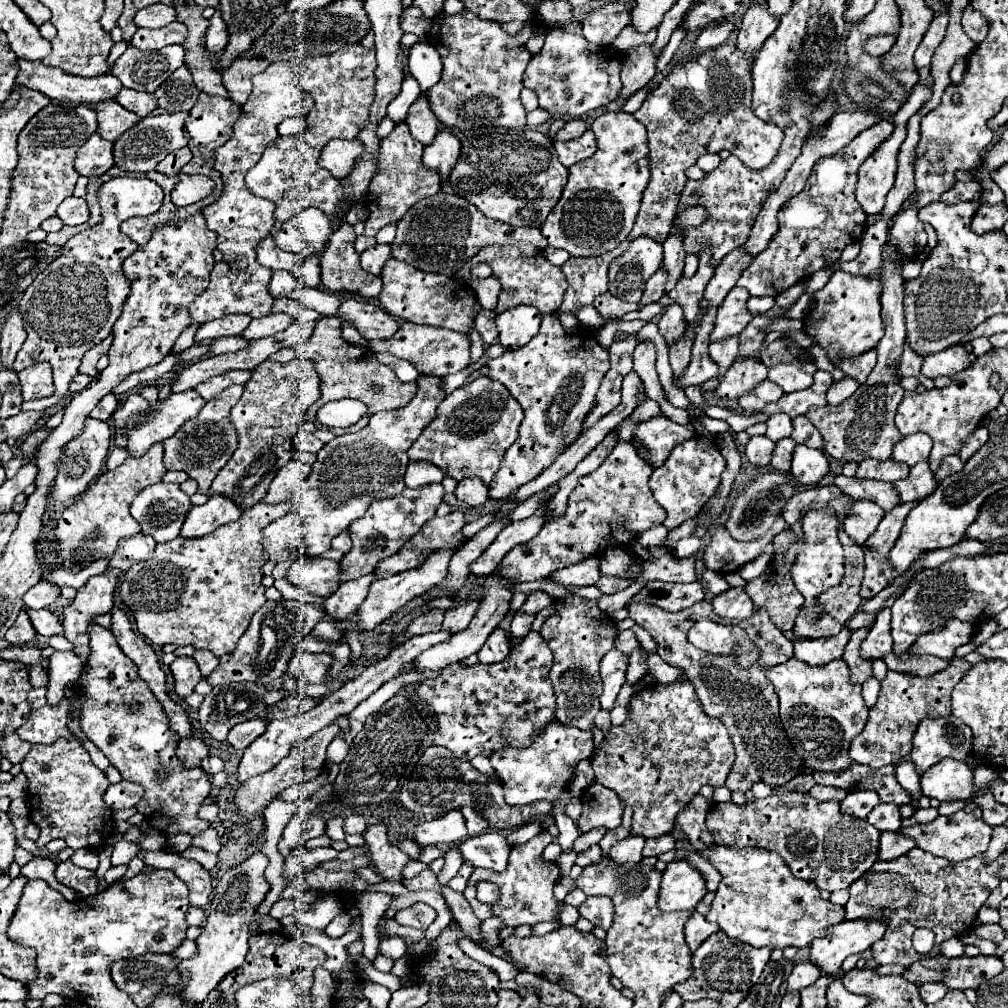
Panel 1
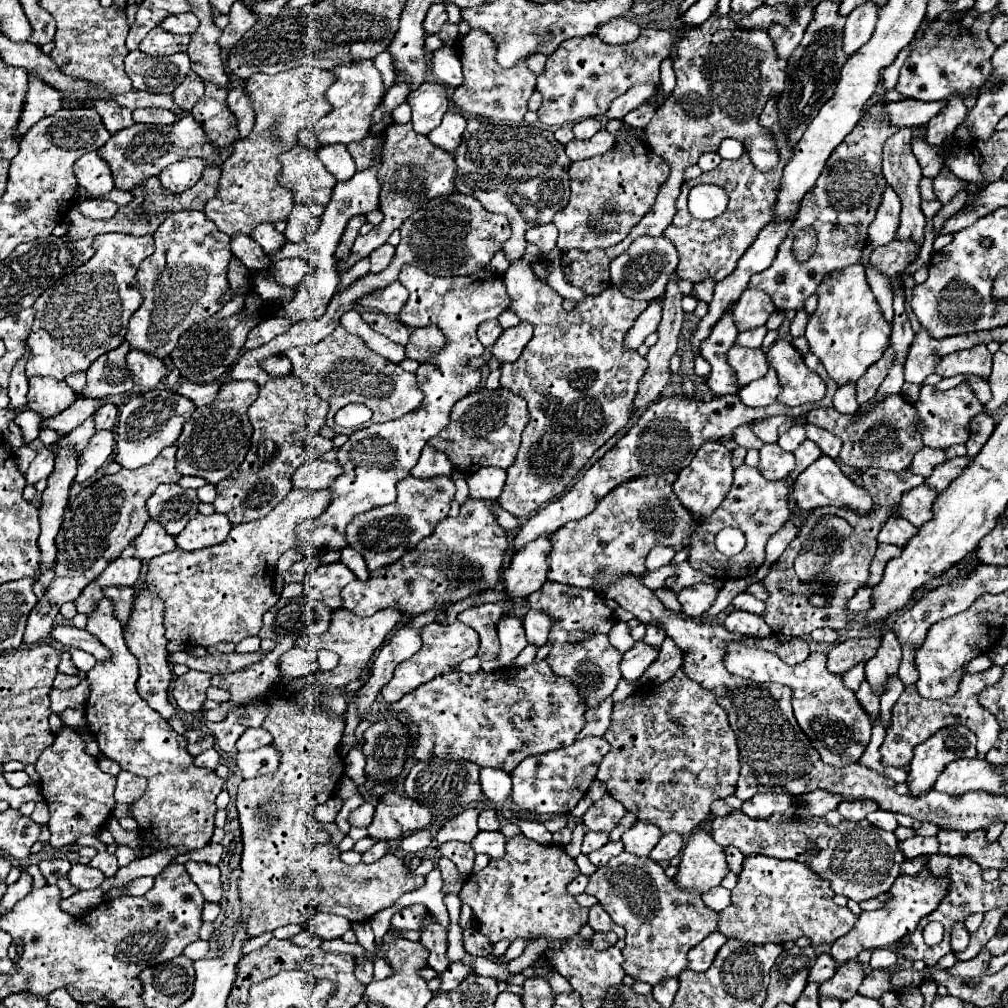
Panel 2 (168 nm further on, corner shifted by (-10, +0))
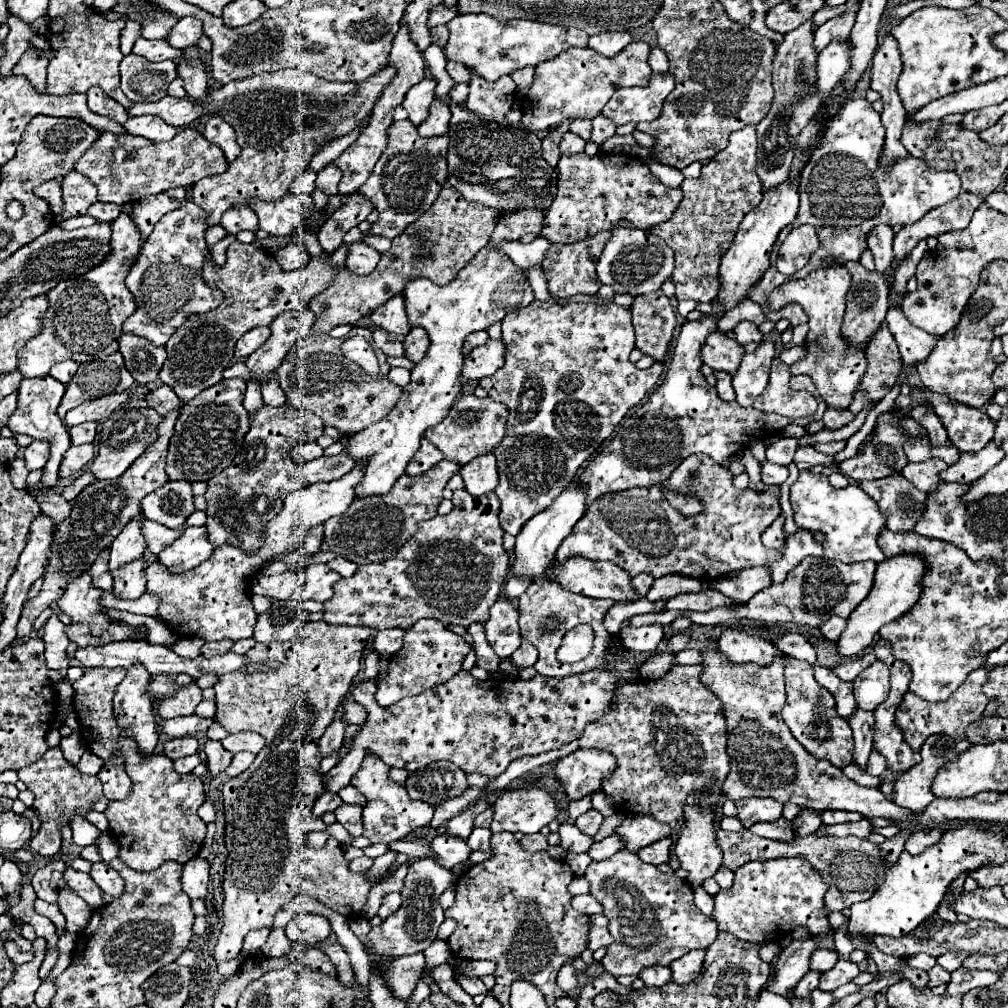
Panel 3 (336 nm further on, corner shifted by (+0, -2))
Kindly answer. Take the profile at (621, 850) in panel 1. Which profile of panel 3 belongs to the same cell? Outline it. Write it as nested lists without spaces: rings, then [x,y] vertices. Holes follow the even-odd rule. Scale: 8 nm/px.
[[[629,816],[615,832],[625,840],[625,848],[631,852],[637,852],[643,846],[673,834],[673,830],[651,816]]]

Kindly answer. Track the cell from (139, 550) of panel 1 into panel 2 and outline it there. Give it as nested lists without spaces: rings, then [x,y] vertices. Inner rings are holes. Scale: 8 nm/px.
[[[149,520],[139,538],[135,538],[135,558],[141,560],[143,564],[149,562],[151,558],[165,554],[169,550],[175,550],[175,538],[171,538],[159,522]]]

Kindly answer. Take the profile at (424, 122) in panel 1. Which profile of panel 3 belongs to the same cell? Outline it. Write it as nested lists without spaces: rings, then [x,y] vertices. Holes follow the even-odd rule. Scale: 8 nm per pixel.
[[[423,78],[419,84],[415,84],[403,100],[403,108],[409,112],[409,120],[419,126],[421,120],[427,118],[429,114],[429,104],[435,98],[435,80],[433,78]]]

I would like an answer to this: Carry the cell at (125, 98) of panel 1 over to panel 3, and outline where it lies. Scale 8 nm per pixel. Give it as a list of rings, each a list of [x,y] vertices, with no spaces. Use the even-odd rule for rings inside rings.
[[[137,116],[137,118],[129,118],[125,122],[125,128],[129,134],[135,136],[143,136],[149,138],[153,142],[165,142],[171,140],[173,136],[177,136],[177,128],[165,124],[161,118],[157,116]]]

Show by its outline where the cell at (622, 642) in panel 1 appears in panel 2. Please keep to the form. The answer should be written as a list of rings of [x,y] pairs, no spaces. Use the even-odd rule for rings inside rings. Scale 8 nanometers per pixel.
[[[617,620],[615,626],[611,628],[609,640],[611,640],[611,644],[613,644],[617,650],[621,650],[621,652],[627,652],[627,650],[637,642],[637,640],[633,640],[631,628],[627,626],[627,622],[621,622],[621,620]]]

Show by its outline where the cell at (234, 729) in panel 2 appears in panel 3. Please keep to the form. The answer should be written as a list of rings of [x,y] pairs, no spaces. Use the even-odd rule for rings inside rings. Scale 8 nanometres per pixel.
[[[207,740],[205,744],[205,754],[207,754],[207,768],[209,768],[209,778],[213,780],[215,776],[219,776],[231,762],[233,754],[227,752],[221,742],[213,742],[213,740]]]

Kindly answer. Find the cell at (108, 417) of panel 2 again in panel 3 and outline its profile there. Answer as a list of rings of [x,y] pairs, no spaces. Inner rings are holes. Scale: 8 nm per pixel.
[[[85,422],[85,424],[73,426],[69,430],[69,434],[71,434],[71,444],[73,446],[91,444],[95,440],[95,434],[97,434],[97,422]]]

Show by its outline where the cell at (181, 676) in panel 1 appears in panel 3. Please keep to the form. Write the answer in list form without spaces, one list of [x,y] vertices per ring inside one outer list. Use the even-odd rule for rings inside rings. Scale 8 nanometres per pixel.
[[[193,682],[189,686],[183,686],[175,692],[173,698],[167,698],[159,704],[157,712],[161,718],[177,718],[177,716],[191,716],[201,702],[201,688]]]

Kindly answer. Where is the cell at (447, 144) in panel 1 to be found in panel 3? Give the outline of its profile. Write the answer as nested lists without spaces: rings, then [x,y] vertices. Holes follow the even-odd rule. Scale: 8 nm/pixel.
[[[435,98],[433,104],[429,106],[429,116],[419,124],[419,134],[421,134],[423,138],[427,138],[427,136],[443,136],[443,134],[447,134],[449,118],[451,118],[449,104],[447,104],[445,100]]]

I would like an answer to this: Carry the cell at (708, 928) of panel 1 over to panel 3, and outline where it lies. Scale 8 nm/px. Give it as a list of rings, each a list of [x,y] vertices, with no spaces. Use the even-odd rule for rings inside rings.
[[[693,950],[685,956],[681,956],[679,960],[675,960],[669,968],[671,968],[671,982],[675,984],[689,984],[693,982],[703,968],[703,958],[705,958],[705,950]]]

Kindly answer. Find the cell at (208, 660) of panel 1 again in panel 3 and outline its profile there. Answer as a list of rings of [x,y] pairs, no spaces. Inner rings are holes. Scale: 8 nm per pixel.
[[[221,640],[221,642],[205,642],[203,648],[201,648],[201,654],[203,656],[219,656],[219,654],[225,654],[231,650],[235,642],[233,640]]]

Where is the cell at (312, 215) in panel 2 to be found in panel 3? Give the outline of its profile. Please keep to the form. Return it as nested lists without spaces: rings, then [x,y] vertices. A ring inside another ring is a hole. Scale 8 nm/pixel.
[[[287,192],[277,202],[261,202],[253,196],[251,208],[259,218],[259,230],[267,232],[269,236],[297,234],[297,230],[303,228],[305,218],[313,212],[313,198]]]

